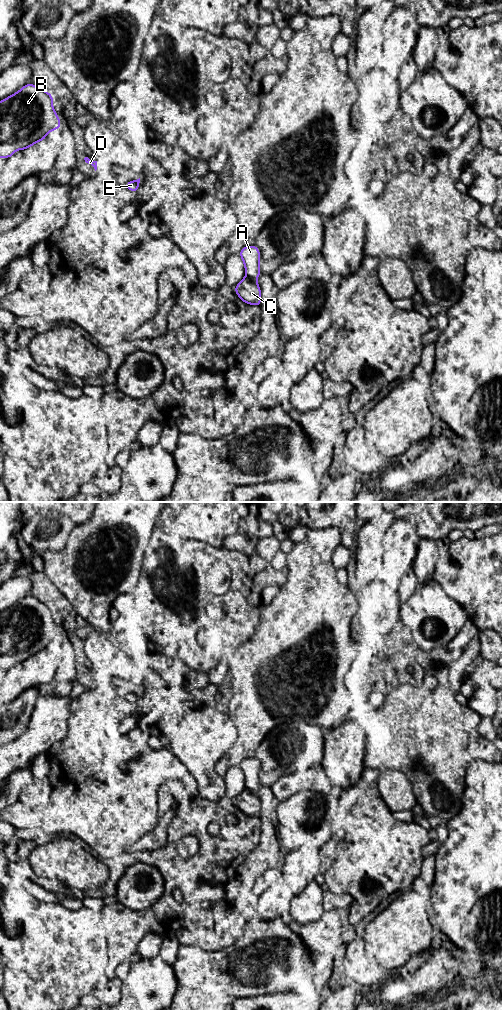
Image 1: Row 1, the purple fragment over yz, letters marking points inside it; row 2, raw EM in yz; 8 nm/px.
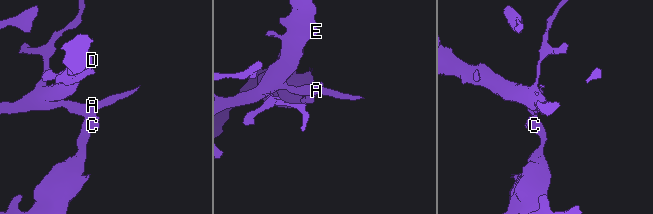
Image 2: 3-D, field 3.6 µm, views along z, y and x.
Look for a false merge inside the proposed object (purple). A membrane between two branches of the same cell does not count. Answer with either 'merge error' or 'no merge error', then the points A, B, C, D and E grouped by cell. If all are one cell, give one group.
merge error | A B D E / C

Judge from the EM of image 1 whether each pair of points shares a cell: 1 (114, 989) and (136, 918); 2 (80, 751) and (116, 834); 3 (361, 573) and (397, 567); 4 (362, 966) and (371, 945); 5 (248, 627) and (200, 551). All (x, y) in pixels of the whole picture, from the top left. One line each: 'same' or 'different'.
1: different
2: same
3: different
4: different
5: same

